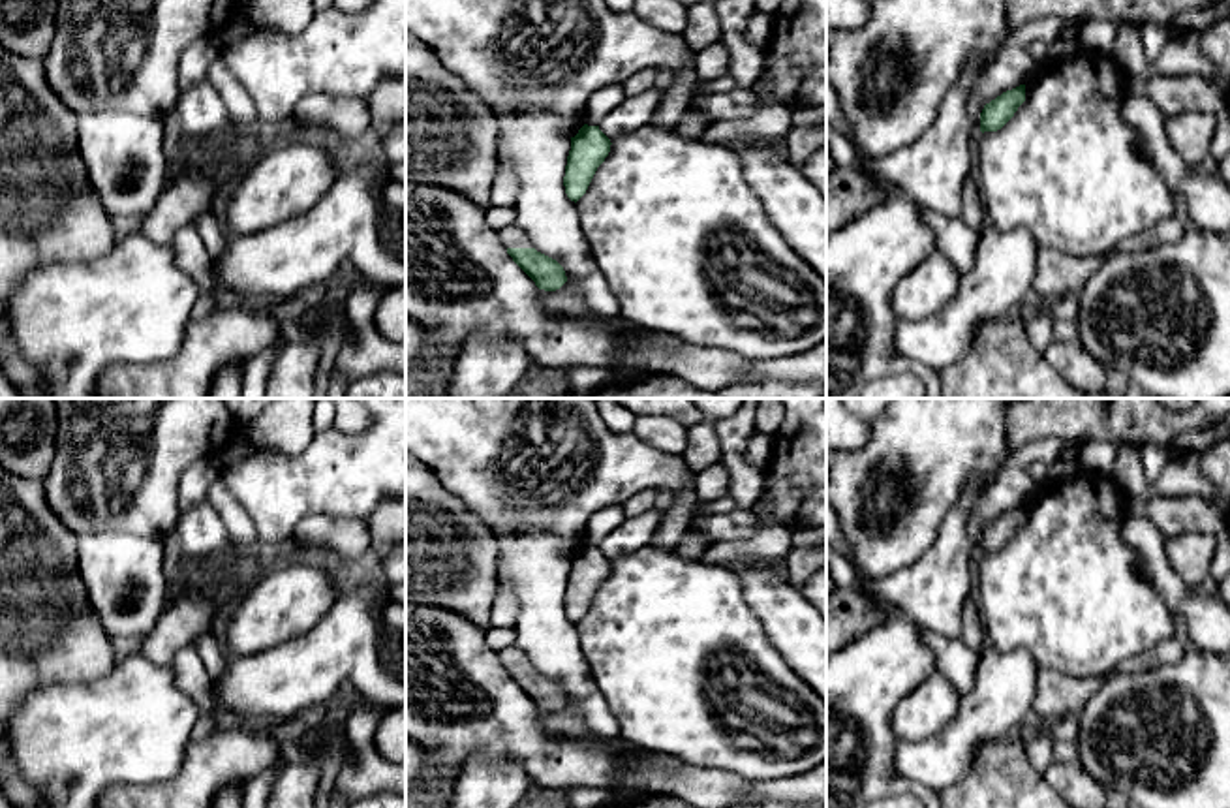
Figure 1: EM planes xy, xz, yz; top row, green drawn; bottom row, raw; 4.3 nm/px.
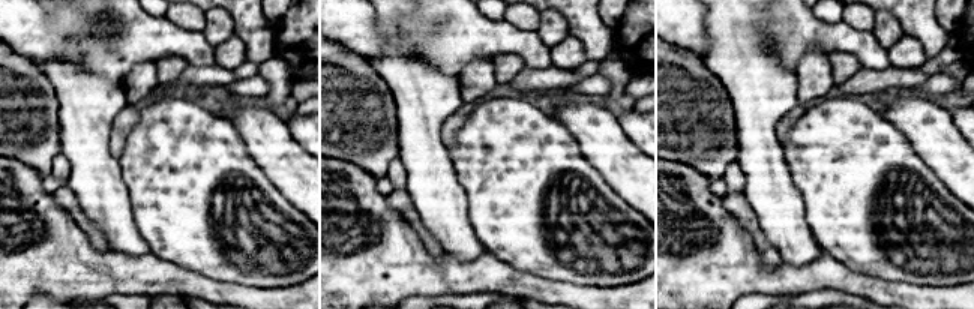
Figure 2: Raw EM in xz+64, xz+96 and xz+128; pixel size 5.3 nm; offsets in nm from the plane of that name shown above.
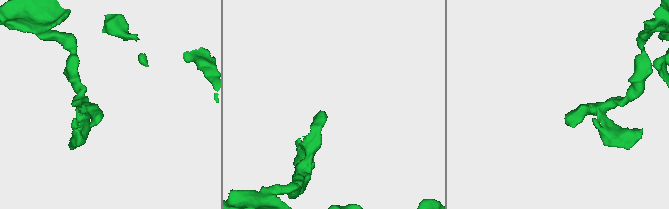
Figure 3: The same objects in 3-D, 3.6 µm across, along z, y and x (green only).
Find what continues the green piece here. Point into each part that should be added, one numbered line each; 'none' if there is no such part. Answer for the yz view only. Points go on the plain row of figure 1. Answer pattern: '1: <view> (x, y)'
none

